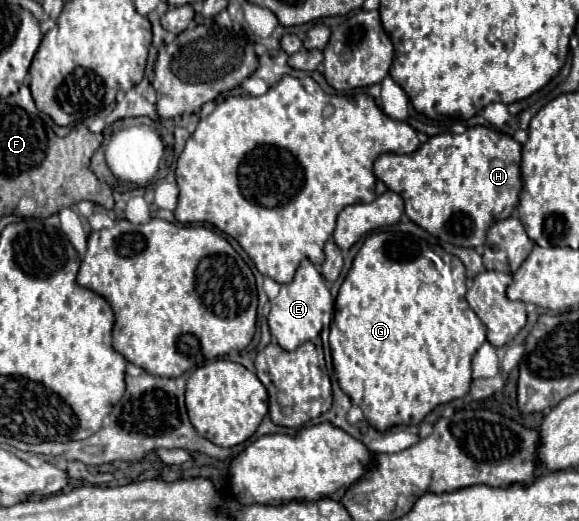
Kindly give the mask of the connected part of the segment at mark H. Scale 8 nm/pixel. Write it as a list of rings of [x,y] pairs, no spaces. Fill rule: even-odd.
[[[485,126],[467,128],[463,134],[437,134],[431,136],[419,150],[411,154],[381,154],[375,160],[373,174],[385,182],[385,186],[405,200],[405,214],[417,226],[427,230],[431,236],[441,238],[453,246],[477,248],[485,242],[487,230],[497,220],[495,208],[501,208],[501,220],[509,218],[519,202],[521,190],[521,144],[511,136]]]

